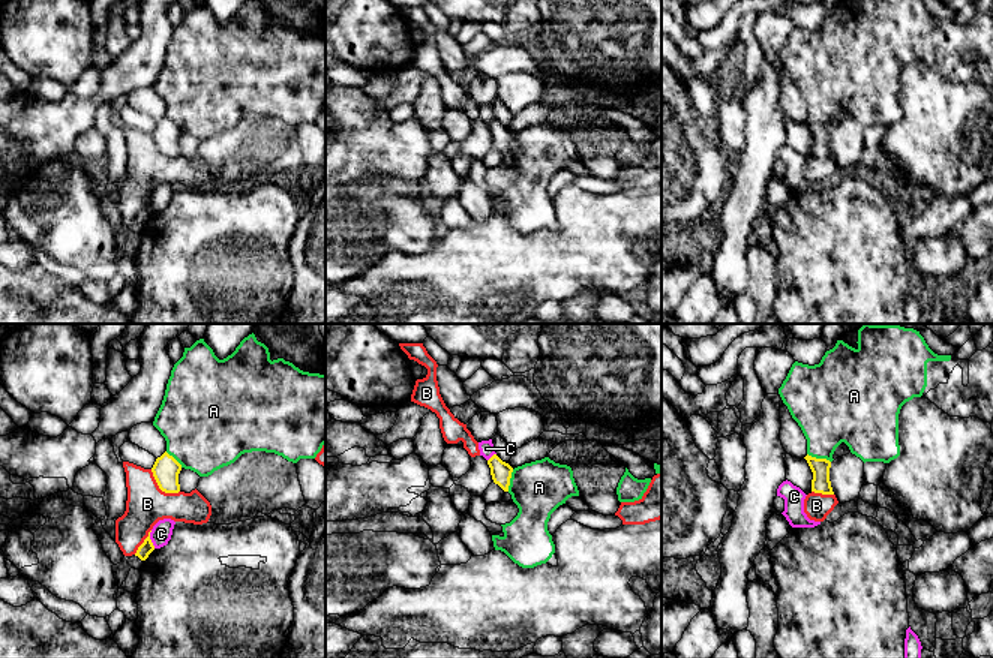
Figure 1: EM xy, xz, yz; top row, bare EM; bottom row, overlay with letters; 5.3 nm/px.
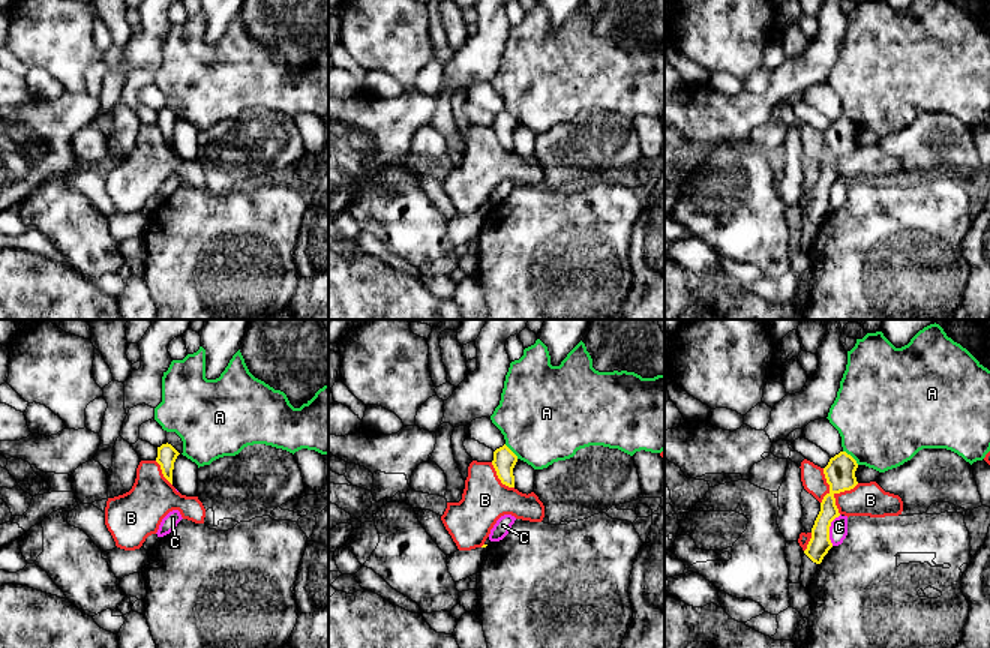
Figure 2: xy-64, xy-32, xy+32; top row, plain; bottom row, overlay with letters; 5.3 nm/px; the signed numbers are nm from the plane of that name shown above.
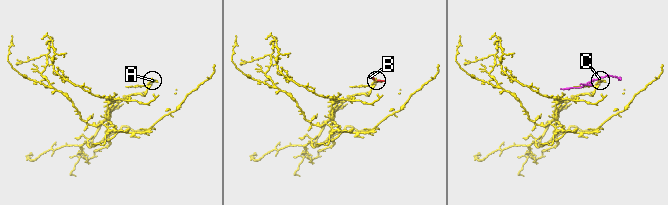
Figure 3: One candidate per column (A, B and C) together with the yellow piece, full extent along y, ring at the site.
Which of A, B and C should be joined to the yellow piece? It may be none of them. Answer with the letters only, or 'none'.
none

